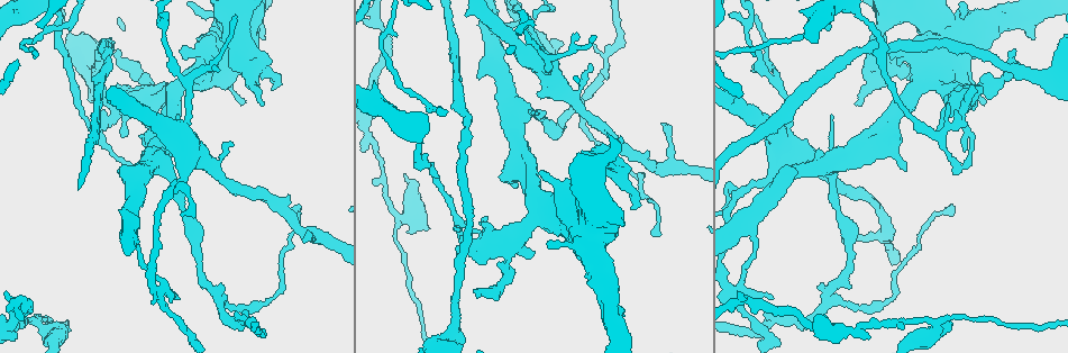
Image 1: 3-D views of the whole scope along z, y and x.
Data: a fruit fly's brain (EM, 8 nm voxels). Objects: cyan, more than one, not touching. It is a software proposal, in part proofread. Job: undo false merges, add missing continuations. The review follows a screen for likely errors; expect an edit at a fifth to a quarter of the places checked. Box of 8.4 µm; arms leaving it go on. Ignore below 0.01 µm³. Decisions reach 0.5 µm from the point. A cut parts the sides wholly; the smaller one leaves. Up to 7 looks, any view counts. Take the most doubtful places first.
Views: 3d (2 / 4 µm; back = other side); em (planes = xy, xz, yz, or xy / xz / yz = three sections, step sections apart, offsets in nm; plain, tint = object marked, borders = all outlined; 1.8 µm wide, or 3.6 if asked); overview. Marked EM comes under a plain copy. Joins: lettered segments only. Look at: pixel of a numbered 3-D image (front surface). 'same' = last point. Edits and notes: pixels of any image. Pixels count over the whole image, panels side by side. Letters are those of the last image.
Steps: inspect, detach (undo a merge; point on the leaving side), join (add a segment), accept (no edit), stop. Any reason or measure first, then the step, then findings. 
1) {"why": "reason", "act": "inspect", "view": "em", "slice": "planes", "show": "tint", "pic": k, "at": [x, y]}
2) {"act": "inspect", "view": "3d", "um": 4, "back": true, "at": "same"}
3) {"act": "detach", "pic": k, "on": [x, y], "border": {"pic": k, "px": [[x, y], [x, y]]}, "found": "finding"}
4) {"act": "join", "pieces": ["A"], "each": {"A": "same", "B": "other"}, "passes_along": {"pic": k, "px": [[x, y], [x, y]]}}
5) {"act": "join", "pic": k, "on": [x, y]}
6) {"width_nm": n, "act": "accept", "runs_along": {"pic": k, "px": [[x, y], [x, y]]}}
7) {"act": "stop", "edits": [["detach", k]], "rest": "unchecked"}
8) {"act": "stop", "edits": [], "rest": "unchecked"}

{"why": "sharp bend", "act": "inspect", "view": "em", "slice": "planes", "show": "borders", "pic": 1, "at": [158, 290]}

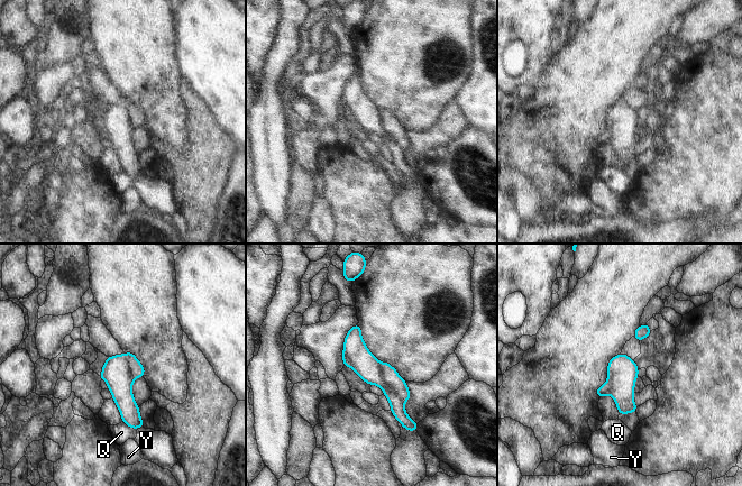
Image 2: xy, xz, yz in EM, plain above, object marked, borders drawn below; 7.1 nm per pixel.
{"width_nm": 190, "act": "detach", "pic": 2, "on": [366, 366], "each": {"Q": "other", "Y": "other"}, "part_leaving": {"pic": 2, "px": [[356, 328], [356, 355], [410, 424]]}, "found": "a second cell is stuck on"}

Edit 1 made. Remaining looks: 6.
{"why": "redraw", "act": "inspect", "view": "overview"}

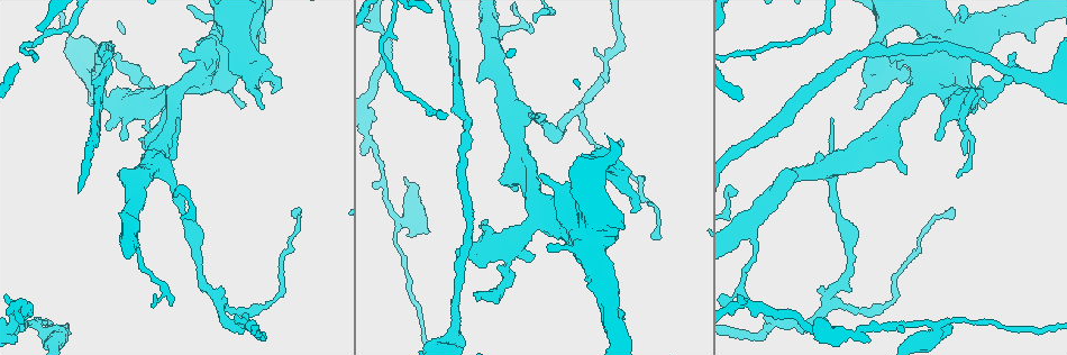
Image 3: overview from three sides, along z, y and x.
{"why": "thin arm on a thick one", "act": "inspect", "view": "em", "slice": "planes", "show": "tint", "pic": 3, "at": [37, 327]}

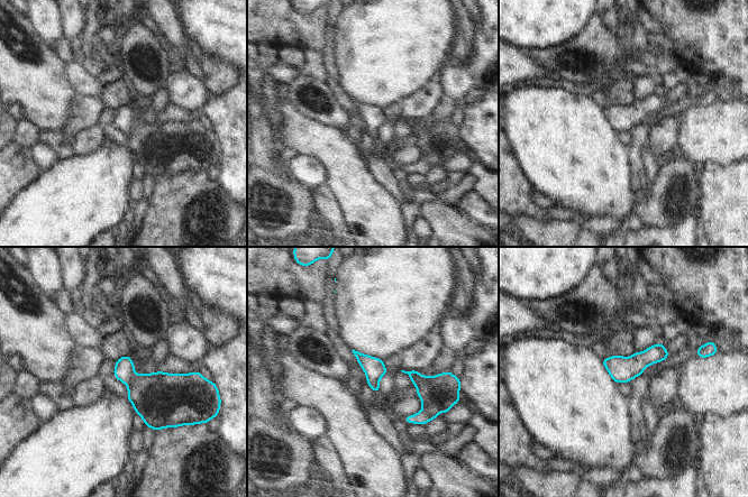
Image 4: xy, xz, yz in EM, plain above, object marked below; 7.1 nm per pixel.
{"act": "inspect", "view": "em", "slice": "planes", "show": "borders", "at": "same"}

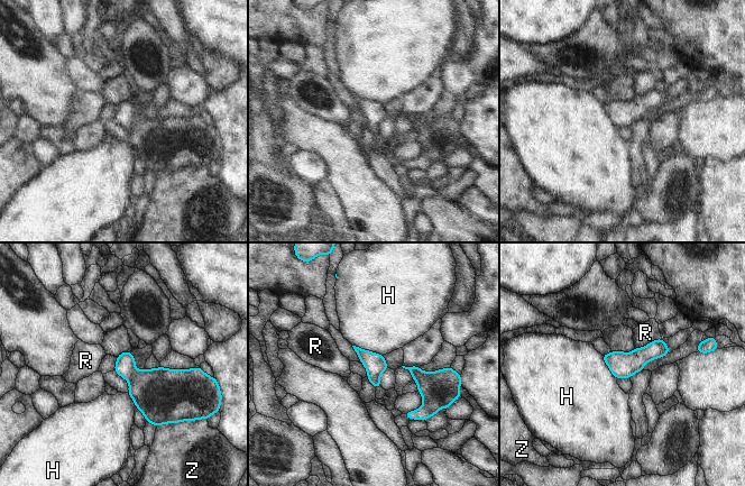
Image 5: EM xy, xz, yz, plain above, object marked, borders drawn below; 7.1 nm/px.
{"act": "detach", "pic": 5, "on": [161, 394], "each": {"H": "other", "R": "other", "Z": "other"}, "border": {"pic": 5, "px": [[137, 372], [129, 382]]}, "found": "a second cell is stuck on"}

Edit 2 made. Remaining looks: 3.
{"act": "stop", "edits": [["detach", 2], ["detach", 5]], "rest": "unchecked"}

